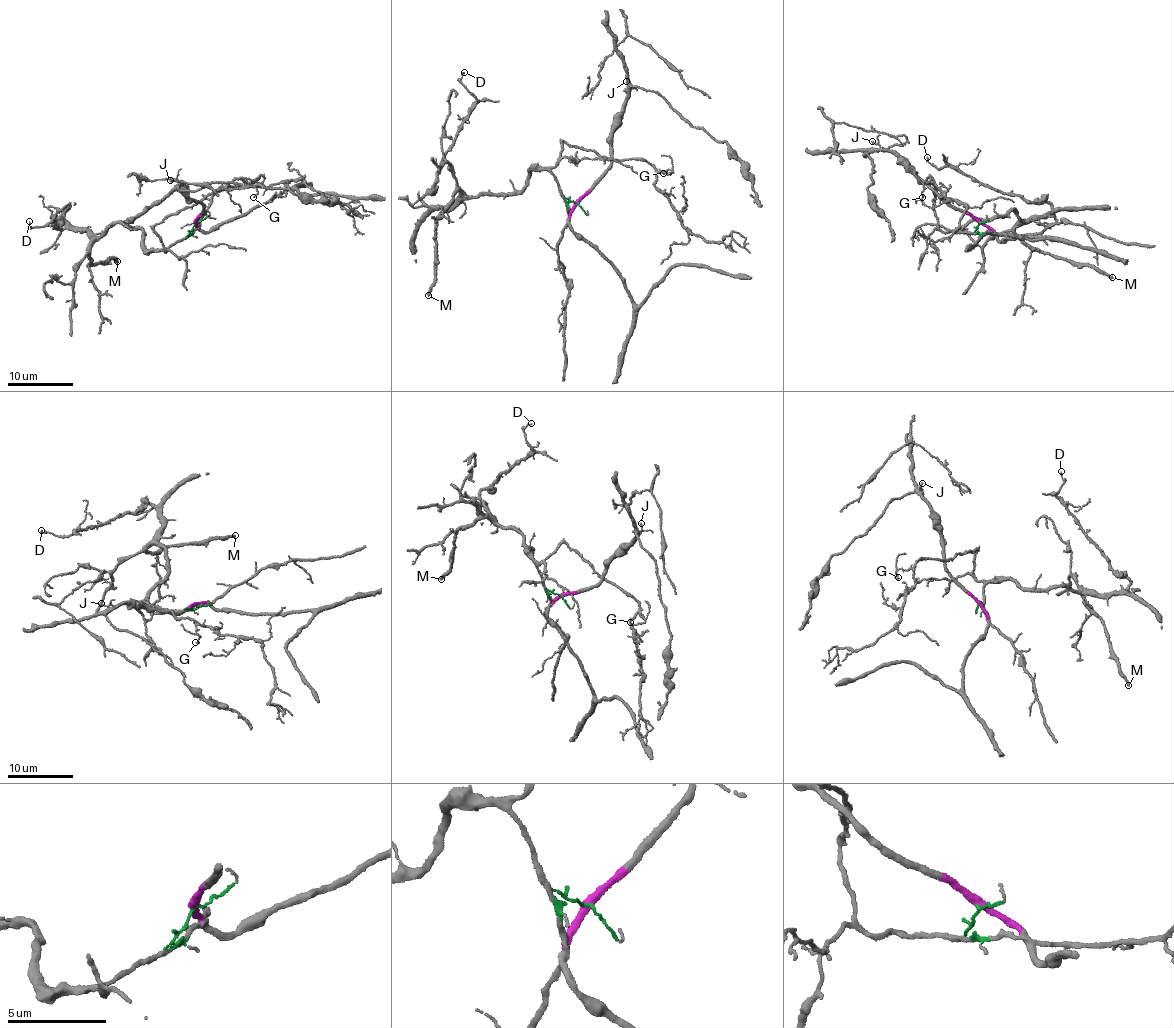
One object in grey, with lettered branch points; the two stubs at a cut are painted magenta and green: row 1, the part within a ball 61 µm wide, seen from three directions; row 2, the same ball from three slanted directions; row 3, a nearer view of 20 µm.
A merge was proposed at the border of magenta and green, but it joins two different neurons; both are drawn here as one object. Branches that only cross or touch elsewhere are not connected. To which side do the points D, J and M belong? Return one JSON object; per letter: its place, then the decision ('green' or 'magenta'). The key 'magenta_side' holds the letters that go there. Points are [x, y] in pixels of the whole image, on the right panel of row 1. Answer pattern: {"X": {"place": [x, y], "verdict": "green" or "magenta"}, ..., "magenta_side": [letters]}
{"D": {"place": [927, 157], "verdict": "green"}, "J": {"place": [872, 141], "verdict": "magenta"}, "M": {"place": [1112, 277], "verdict": "green"}, "magenta_side": ["J"]}

